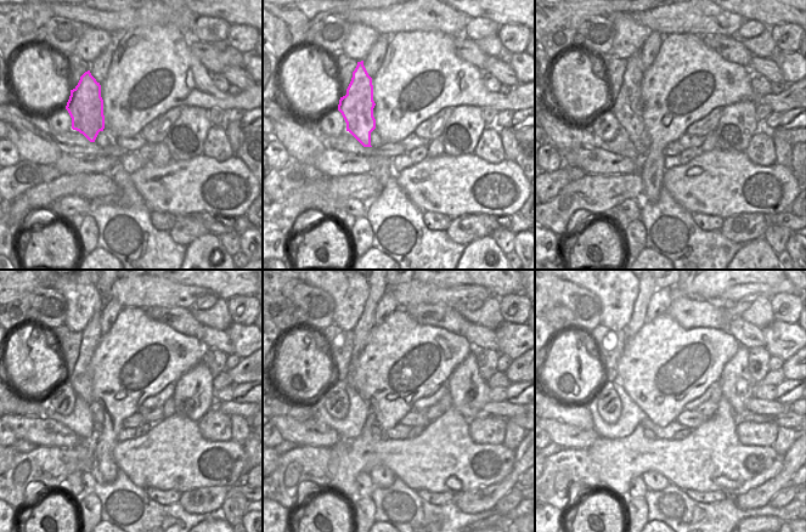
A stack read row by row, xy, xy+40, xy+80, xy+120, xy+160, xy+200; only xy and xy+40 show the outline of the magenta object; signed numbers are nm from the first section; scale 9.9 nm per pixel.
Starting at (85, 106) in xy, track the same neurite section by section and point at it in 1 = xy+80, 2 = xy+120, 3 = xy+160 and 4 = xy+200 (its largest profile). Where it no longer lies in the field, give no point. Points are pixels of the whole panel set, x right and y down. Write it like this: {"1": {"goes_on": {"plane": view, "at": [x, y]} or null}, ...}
{"1": {"goes_on": {"plane": "xy+80", "at": [627, 107]}}, "2": {"goes_on": {"plane": "xy+120", "at": [80, 379]}}, "3": {"goes_on": {"plane": "xy+160", "at": [365, 323]}}, "4": {"goes_on": {"plane": "xy+200", "at": [637, 321]}}}

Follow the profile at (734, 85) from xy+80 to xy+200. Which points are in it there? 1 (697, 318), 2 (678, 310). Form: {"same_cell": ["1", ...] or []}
{"same_cell": []}

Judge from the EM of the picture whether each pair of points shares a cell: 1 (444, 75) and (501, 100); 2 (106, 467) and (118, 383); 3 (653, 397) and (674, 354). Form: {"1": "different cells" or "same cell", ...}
{"1": "same cell", "2": "same cell", "3": "same cell"}

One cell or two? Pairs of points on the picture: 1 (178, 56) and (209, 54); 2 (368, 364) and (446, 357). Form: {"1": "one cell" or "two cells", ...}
{"1": "two cells", "2": "one cell"}

